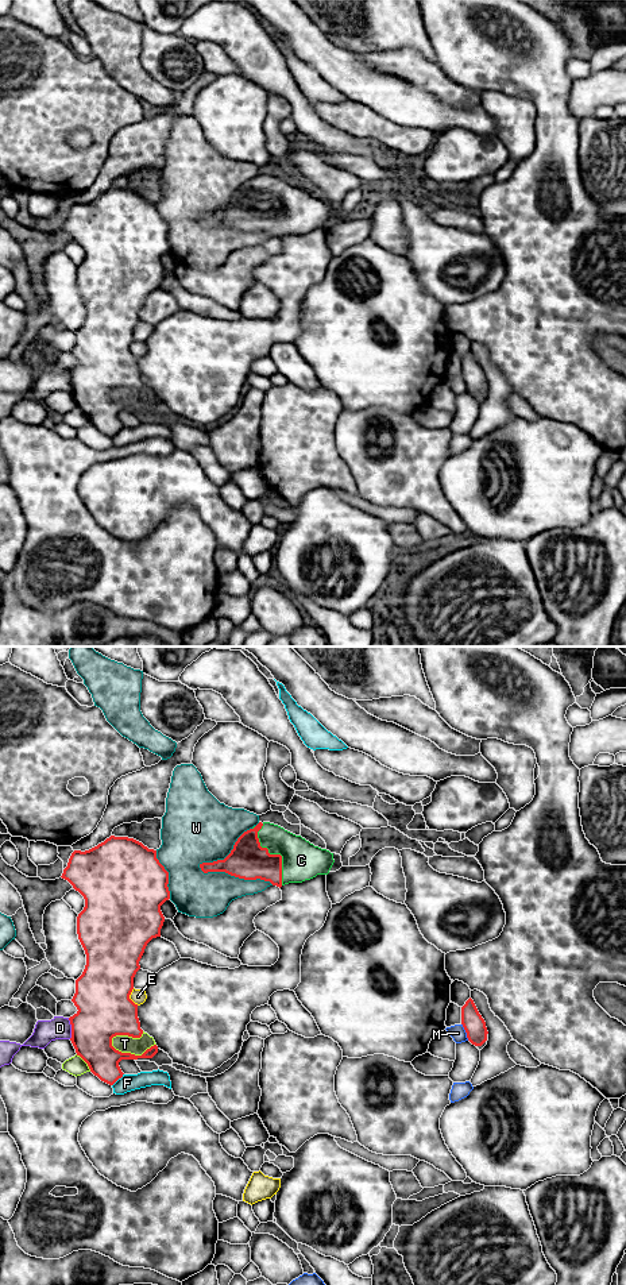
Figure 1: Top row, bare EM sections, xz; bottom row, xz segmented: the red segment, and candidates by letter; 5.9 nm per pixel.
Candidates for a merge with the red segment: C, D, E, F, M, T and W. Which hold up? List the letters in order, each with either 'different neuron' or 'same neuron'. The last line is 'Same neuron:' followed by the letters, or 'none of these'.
C: same neuron
D: different neuron
E: different neuron
F: different neuron
M: different neuron
T: different neuron
W: different neuron
Same neuron: C

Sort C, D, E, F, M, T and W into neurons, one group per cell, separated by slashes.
C / D / E / F / M / T / W

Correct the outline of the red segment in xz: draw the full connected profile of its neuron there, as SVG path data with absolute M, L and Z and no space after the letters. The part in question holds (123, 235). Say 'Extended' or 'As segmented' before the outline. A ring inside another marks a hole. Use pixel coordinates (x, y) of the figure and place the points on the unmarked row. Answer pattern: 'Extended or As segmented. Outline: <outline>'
As segmented. Outline: M111 188L89 202L74 202L61 229L85 251L85 259L77 269L77 286L86 306L86 317L76 332L72 354L78 363L69 370L70 393L90 424L113 437L124 427L119 418L121 412L152 410L158 405L156 397L142 408L121 405L112 398L112 390L140 390L143 386L138 356L130 347L147 296L161 289L165 274L161 258L170 251L169 224L156 211L156 202L134 190Z

